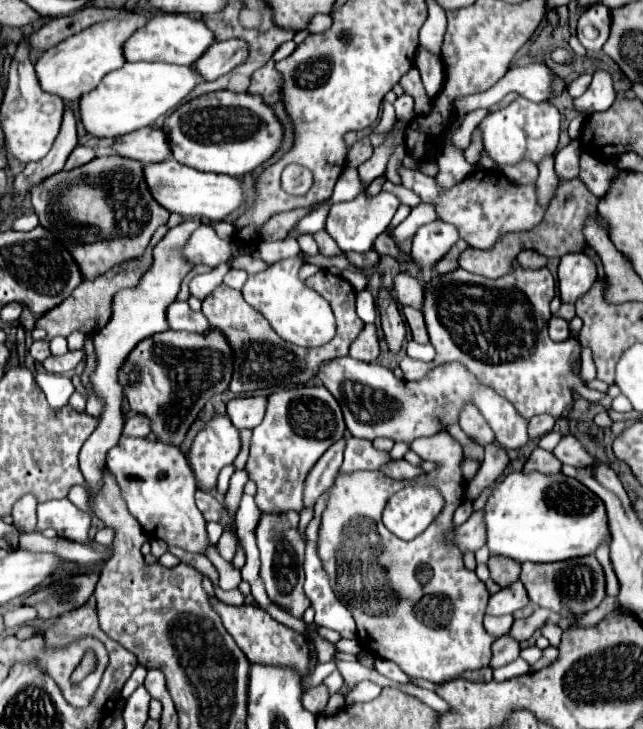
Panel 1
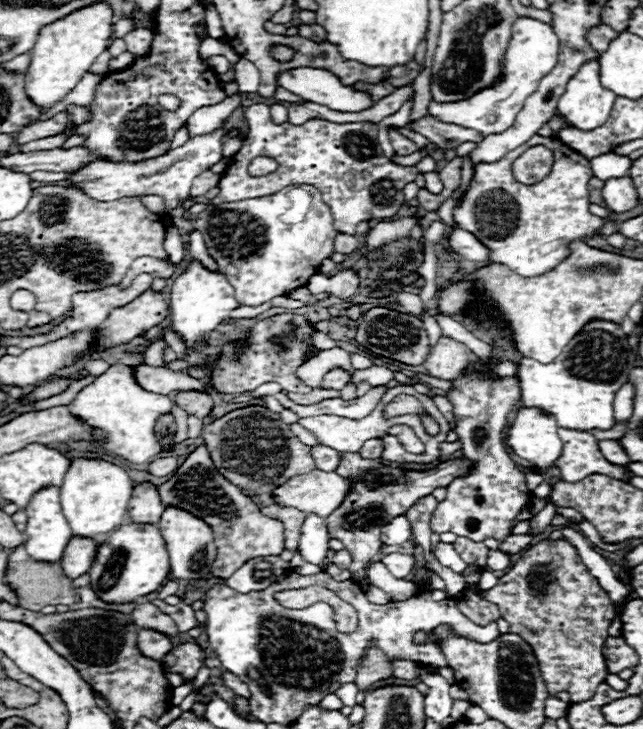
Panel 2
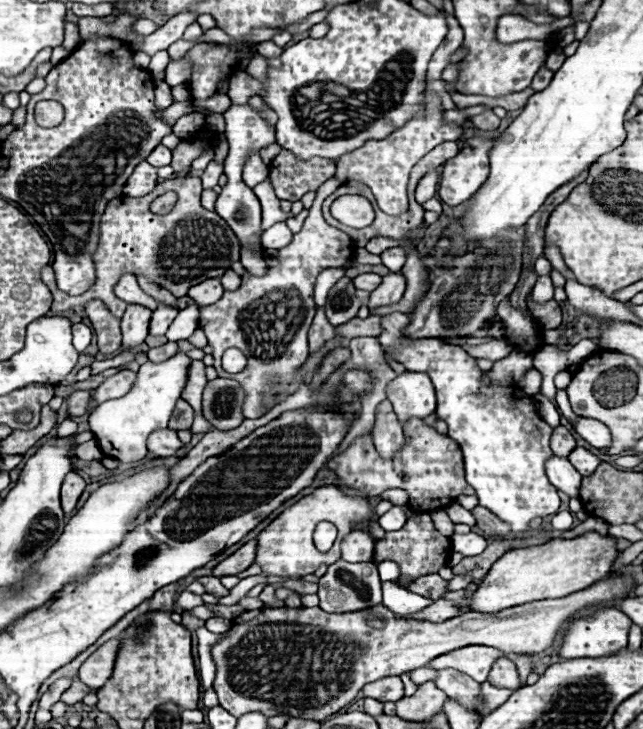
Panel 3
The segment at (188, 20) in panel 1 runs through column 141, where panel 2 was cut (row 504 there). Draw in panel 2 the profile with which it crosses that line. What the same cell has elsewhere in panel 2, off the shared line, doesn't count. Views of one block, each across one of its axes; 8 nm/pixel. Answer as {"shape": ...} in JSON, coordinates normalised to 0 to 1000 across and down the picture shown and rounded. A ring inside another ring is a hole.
{"shape":[[[75,667],[75,672],[62,672],[62,678],[56,678],[56,683],[50,683],[50,689],[37,700],[44,705],[44,719],[37,727],[37,733],[40,733],[37,752],[40,752],[44,763],[59,771],[81,771],[81,774],[93,771],[106,743],[112,741],[112,727],[96,702],[93,675],[81,672],[81,667]]]}

